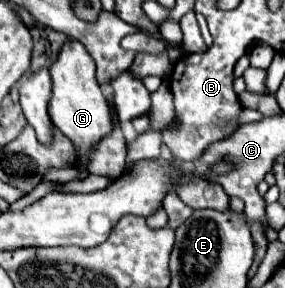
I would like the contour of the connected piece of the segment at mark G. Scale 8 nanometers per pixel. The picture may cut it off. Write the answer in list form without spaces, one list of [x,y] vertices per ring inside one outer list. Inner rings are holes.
[[[67,38],[63,42],[57,60],[51,64],[51,82],[53,82],[53,90],[49,100],[49,116],[53,124],[77,146],[79,162],[87,166],[87,154],[93,148],[93,142],[109,134],[113,126],[111,126],[109,106],[95,80],[93,58],[89,58],[89,52],[81,42],[73,38]]]

